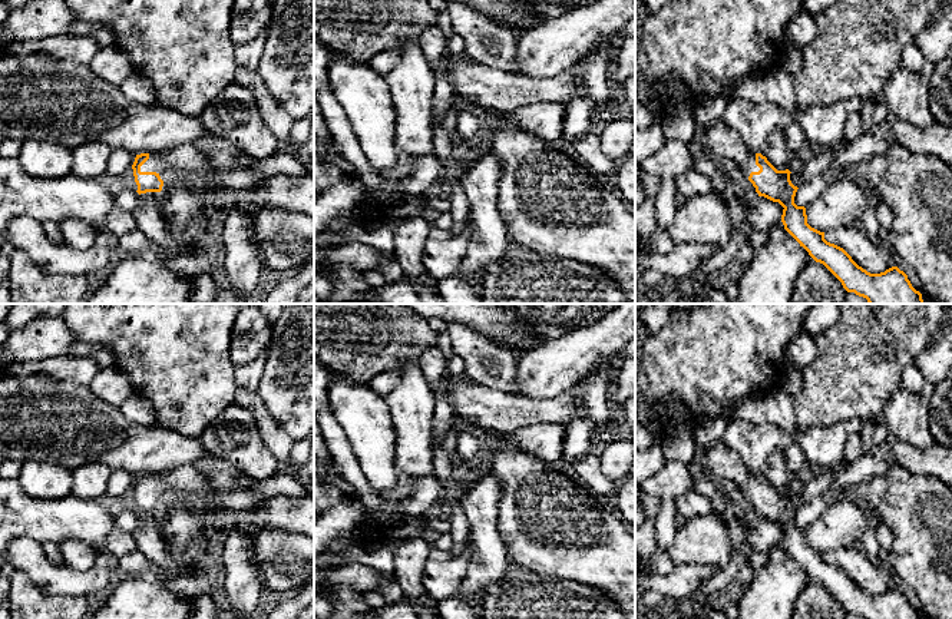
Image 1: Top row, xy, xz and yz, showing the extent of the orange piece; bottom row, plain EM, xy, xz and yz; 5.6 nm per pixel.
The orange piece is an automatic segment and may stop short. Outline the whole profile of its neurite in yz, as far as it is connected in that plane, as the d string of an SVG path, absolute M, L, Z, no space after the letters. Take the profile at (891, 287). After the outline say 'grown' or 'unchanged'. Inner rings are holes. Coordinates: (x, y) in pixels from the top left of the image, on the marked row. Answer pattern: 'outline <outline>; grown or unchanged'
outline M723 120L705 128L705 136L711 158L736 176L748 179L758 196L779 202L784 208L781 215L784 229L816 262L823 264L847 292L866 298L869 304L923 304L922 294L898 267L870 274L843 248L827 242L824 232L811 228L807 224L806 208L794 203L799 188L791 183L789 169L777 171L766 156L750 152Z; grown

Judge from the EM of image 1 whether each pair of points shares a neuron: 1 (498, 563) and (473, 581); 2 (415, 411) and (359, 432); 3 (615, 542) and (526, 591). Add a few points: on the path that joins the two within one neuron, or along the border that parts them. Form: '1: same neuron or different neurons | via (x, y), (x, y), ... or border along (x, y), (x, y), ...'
1: same neuron | via (492, 563), (479, 575)
2: different neurons | border along (383, 397), (392, 419), (396, 453)
3: different neurons | border along (519, 566), (531, 572), (572, 578), (584, 585)

